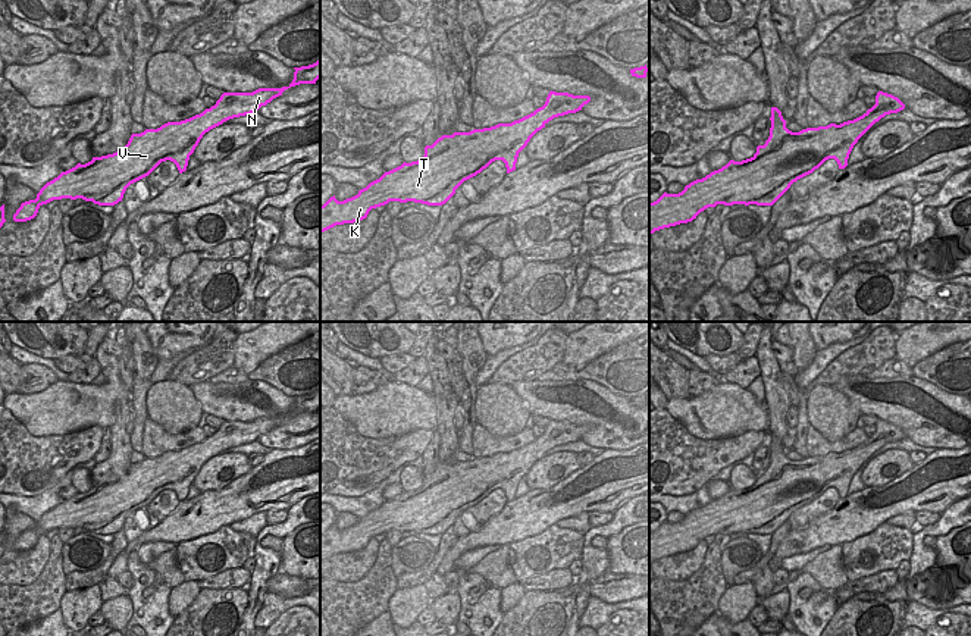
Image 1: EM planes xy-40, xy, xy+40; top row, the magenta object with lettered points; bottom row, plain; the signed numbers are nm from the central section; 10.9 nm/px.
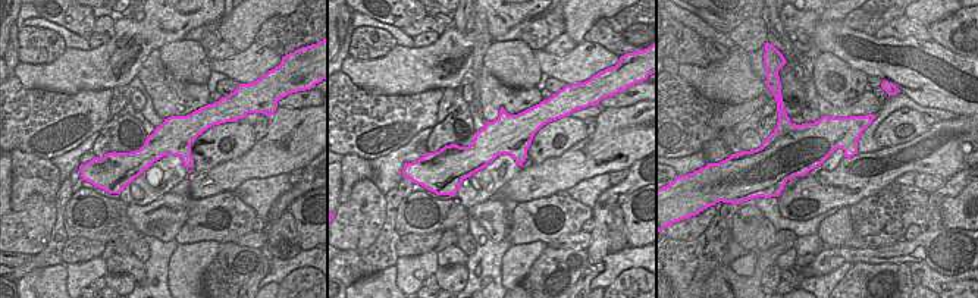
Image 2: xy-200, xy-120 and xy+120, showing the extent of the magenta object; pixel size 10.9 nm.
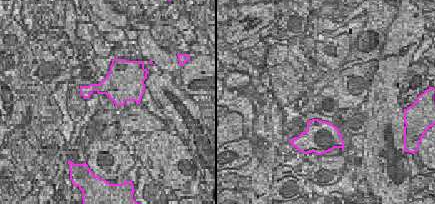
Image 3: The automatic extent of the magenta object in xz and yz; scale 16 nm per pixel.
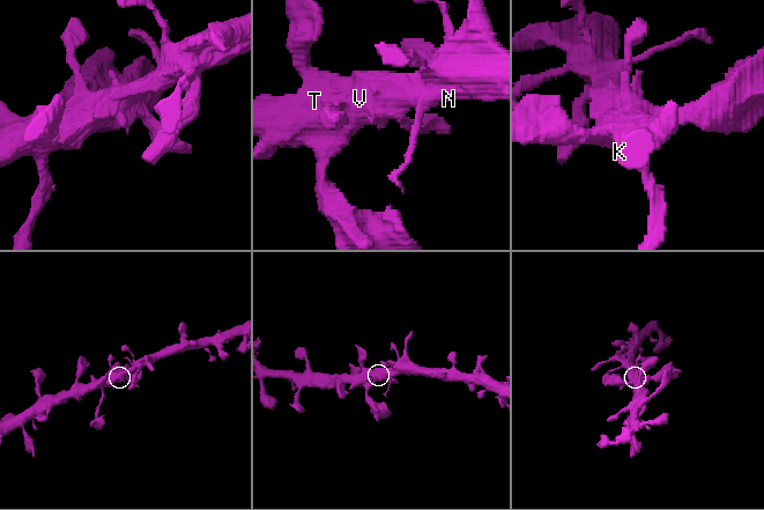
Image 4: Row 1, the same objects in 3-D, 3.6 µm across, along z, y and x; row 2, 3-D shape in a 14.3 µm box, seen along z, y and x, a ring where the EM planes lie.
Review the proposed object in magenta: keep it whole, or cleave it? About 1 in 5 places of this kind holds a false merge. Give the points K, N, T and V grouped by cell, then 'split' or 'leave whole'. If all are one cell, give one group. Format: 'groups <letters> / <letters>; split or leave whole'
groups K N T V; leave whole

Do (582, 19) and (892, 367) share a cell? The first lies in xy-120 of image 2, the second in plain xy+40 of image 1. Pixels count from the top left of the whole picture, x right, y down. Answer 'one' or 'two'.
two

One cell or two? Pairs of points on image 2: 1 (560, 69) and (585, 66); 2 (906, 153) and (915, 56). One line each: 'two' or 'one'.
1: one
2: two

